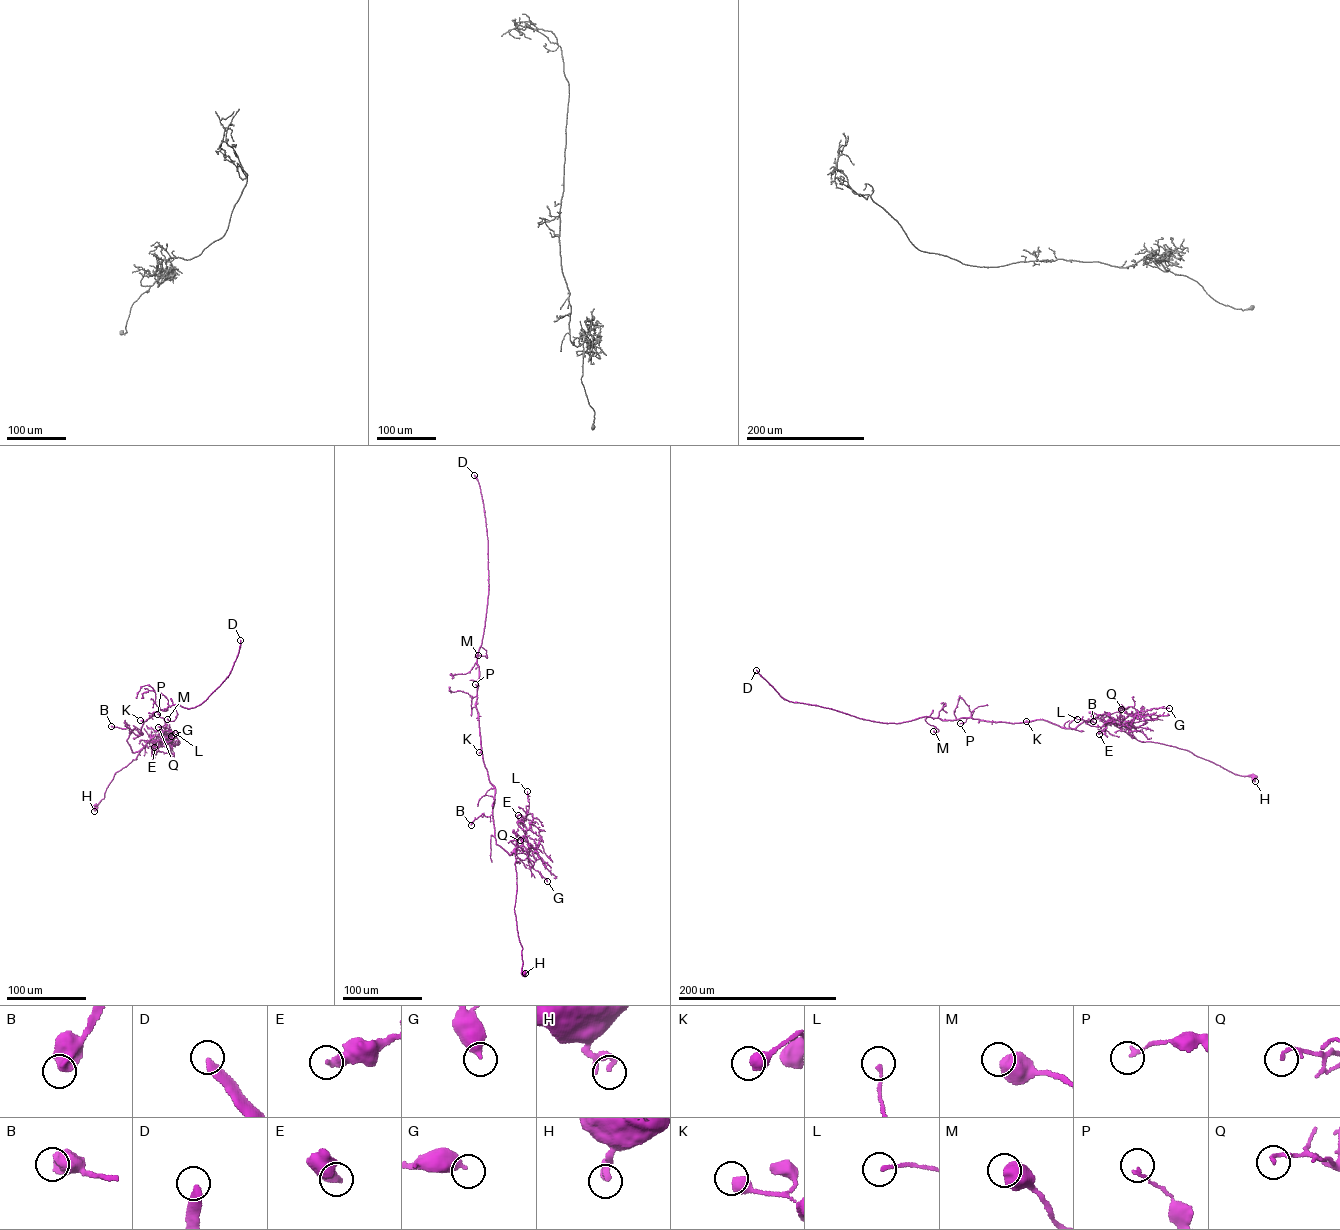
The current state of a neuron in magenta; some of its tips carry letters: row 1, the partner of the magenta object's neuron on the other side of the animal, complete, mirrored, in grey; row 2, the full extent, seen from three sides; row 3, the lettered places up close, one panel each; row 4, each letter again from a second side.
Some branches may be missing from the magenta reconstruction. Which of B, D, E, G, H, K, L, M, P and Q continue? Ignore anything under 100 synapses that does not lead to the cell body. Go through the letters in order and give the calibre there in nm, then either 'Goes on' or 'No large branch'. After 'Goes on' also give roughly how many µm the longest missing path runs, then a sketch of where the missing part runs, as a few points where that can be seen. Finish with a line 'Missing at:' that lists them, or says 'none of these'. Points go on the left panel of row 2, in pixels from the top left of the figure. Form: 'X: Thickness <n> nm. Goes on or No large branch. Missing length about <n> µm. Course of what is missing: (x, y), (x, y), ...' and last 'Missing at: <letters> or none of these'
B: Thickness 650 nm. No large branch
D: Thickness 400 nm. Goes on. Missing length about 300 µm. Course of what is missing: (240, 640), (249, 608), (245, 598), (243, 608), (227, 575), (222, 546), (239, 513), (246, 505), (250, 507)
E: Thickness 420 nm. No large branch
G: Thickness 420 nm. No large branch
H: Thickness 280 nm. No large branch
K: Thickness 550 nm. No large branch
L: Thickness 140 nm. No large branch
M: Thickness 750 nm. No large branch
P: Thickness 150 nm. No large branch
Q: Thickness 160 nm. No large branch
Missing at: D

